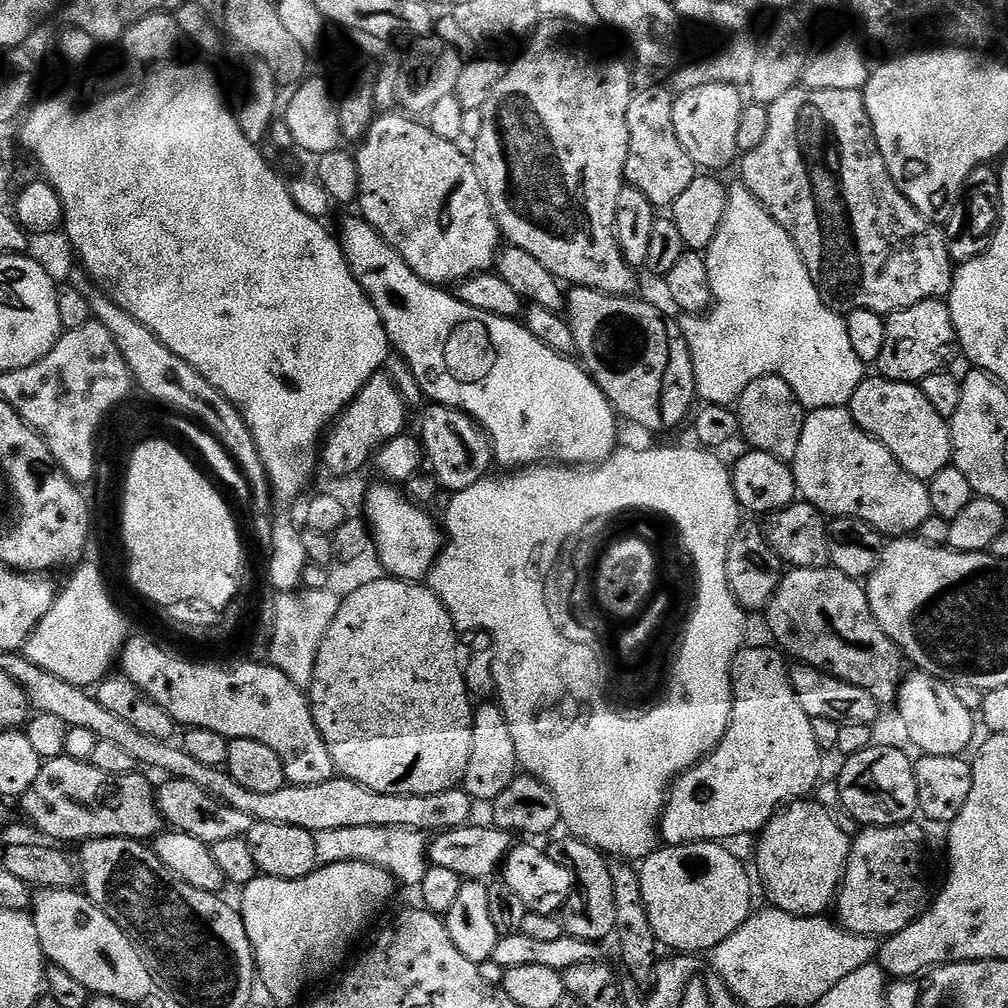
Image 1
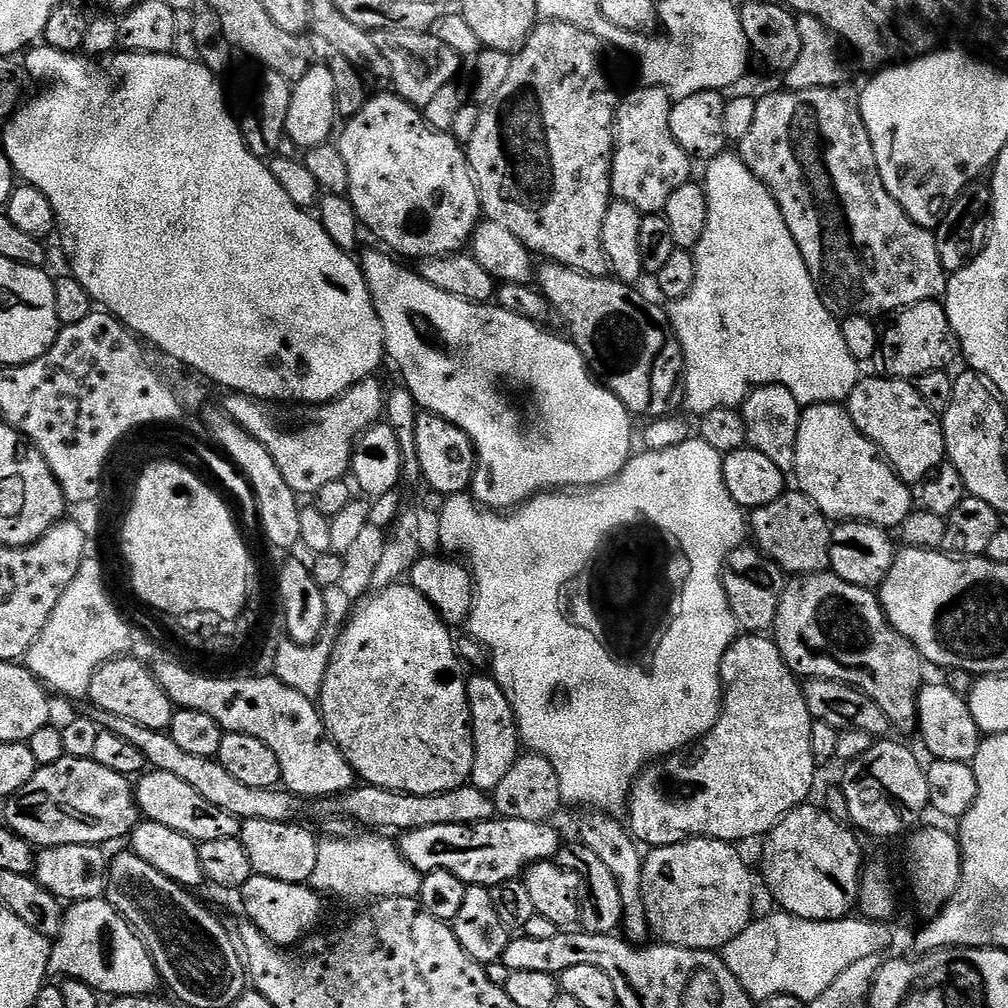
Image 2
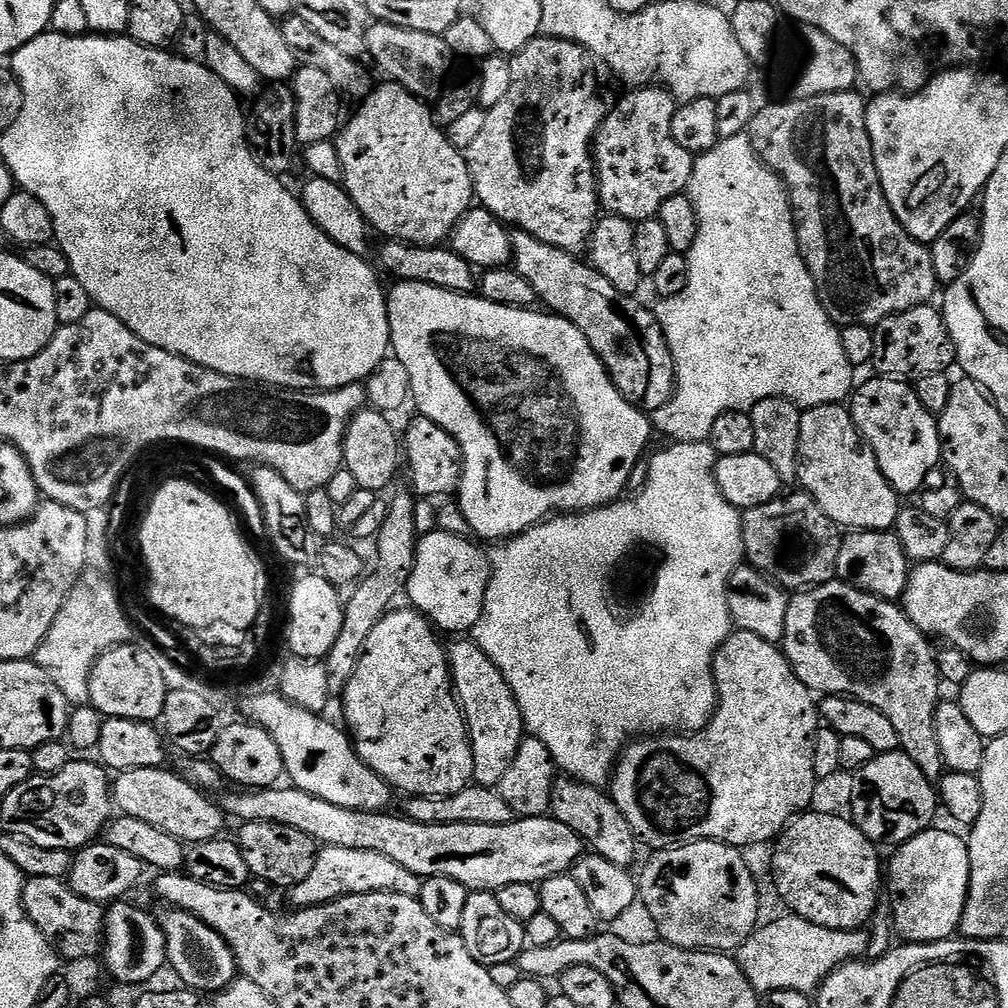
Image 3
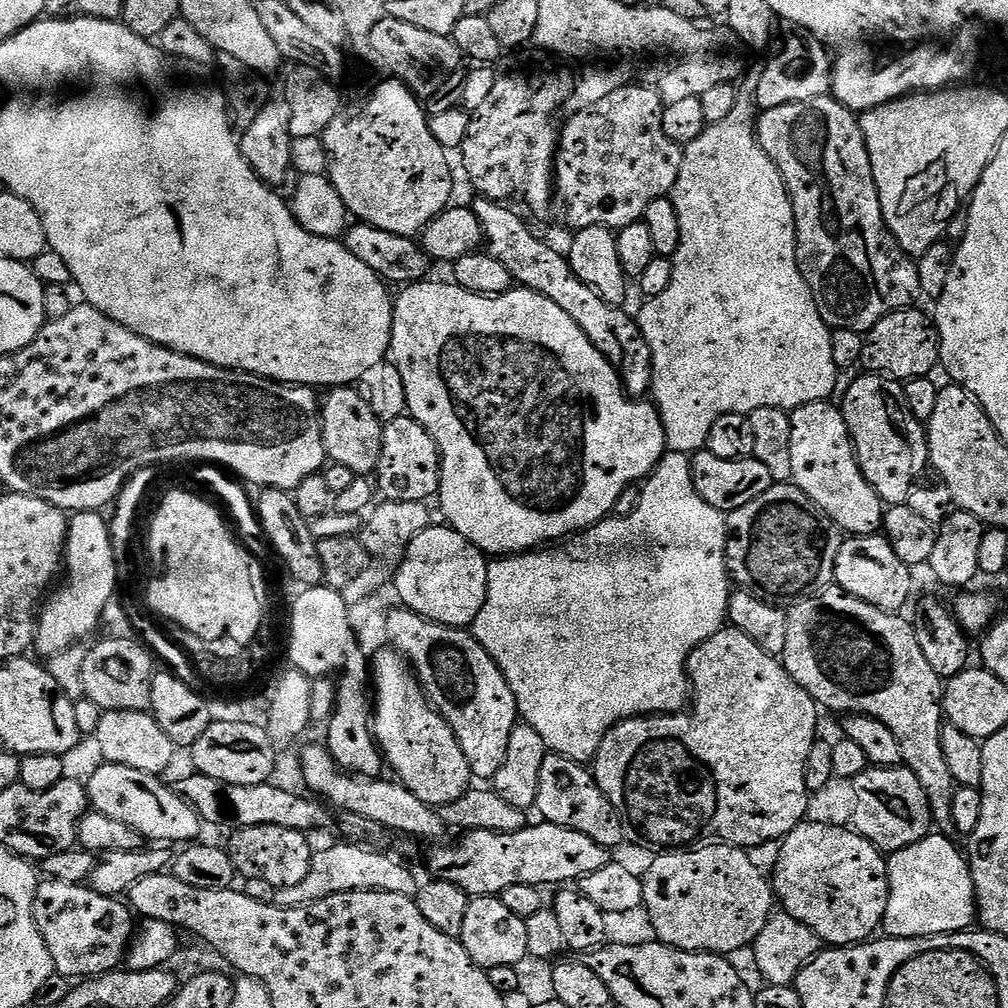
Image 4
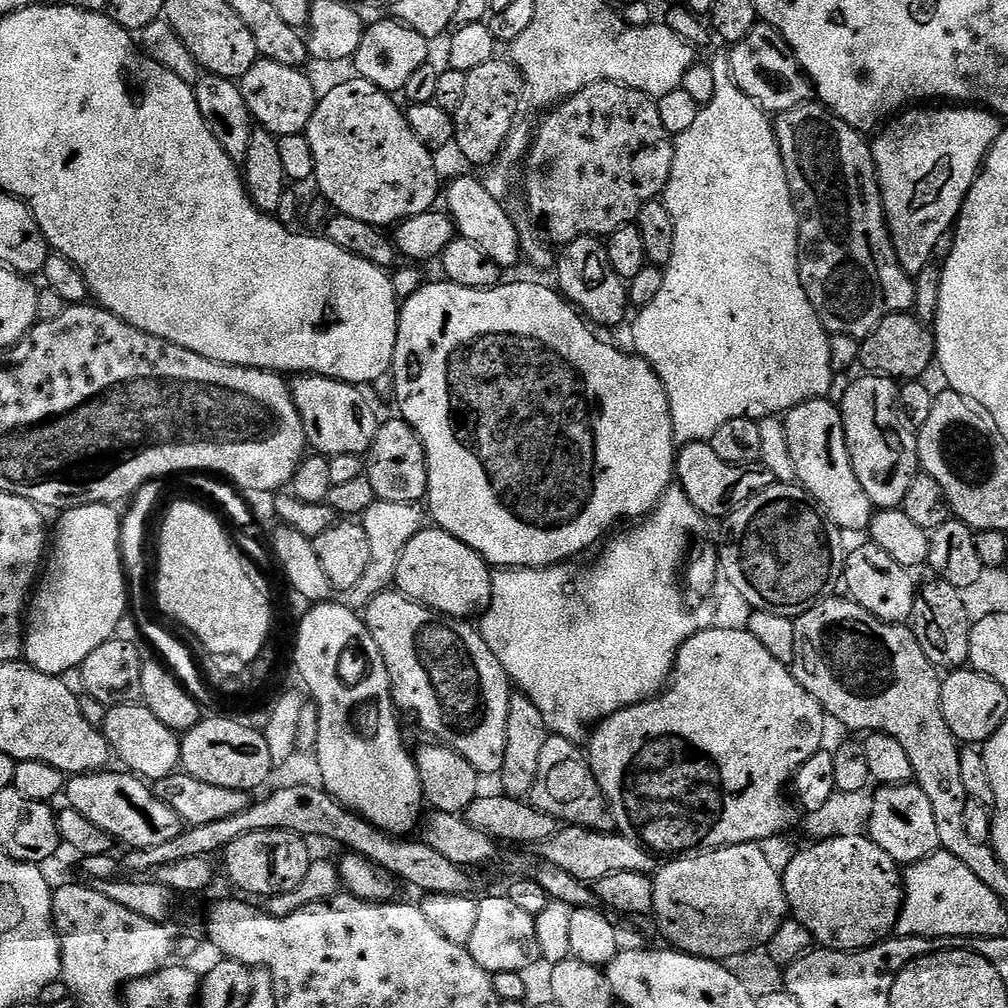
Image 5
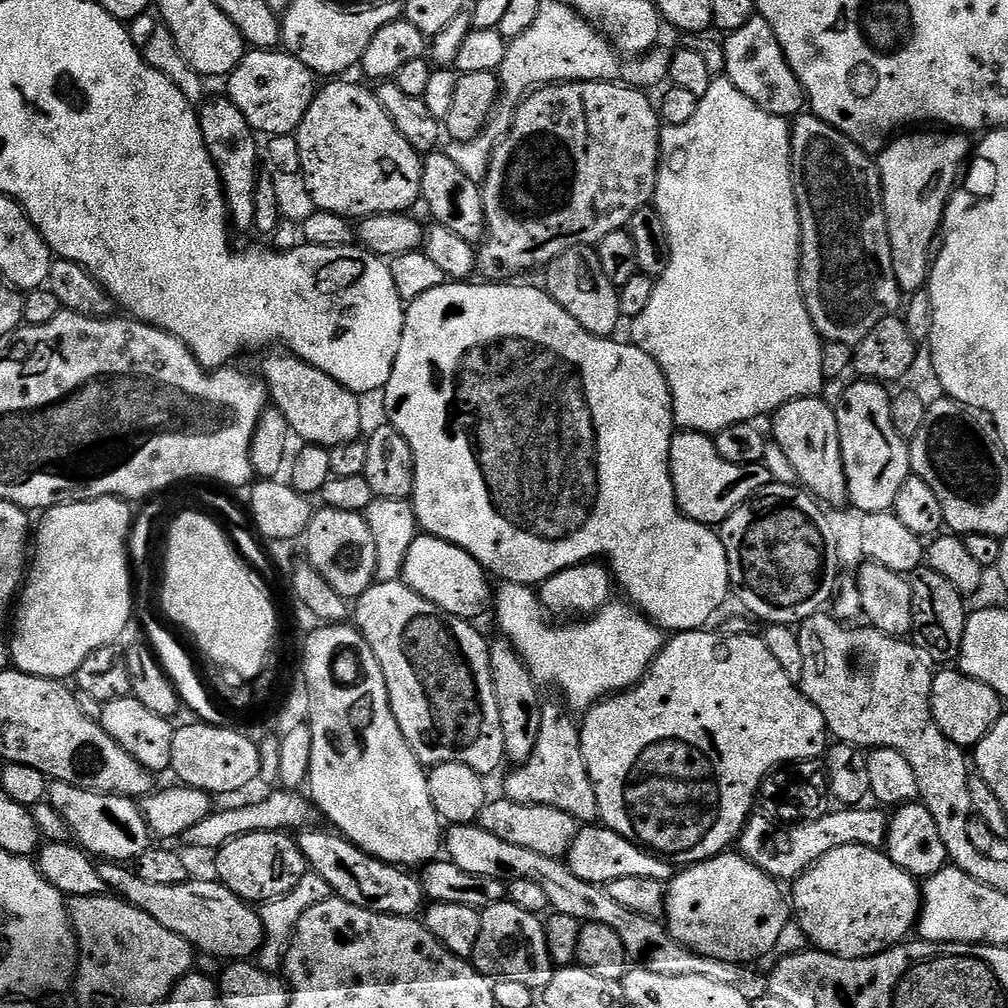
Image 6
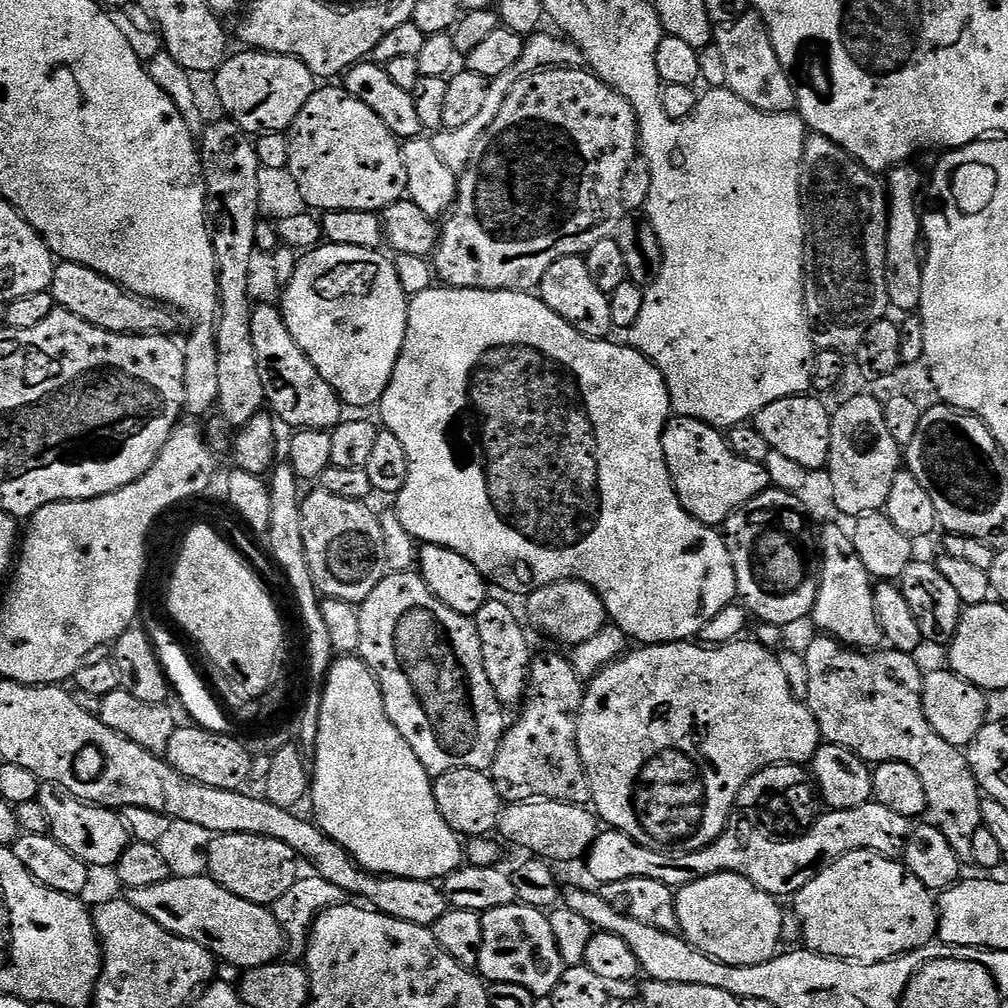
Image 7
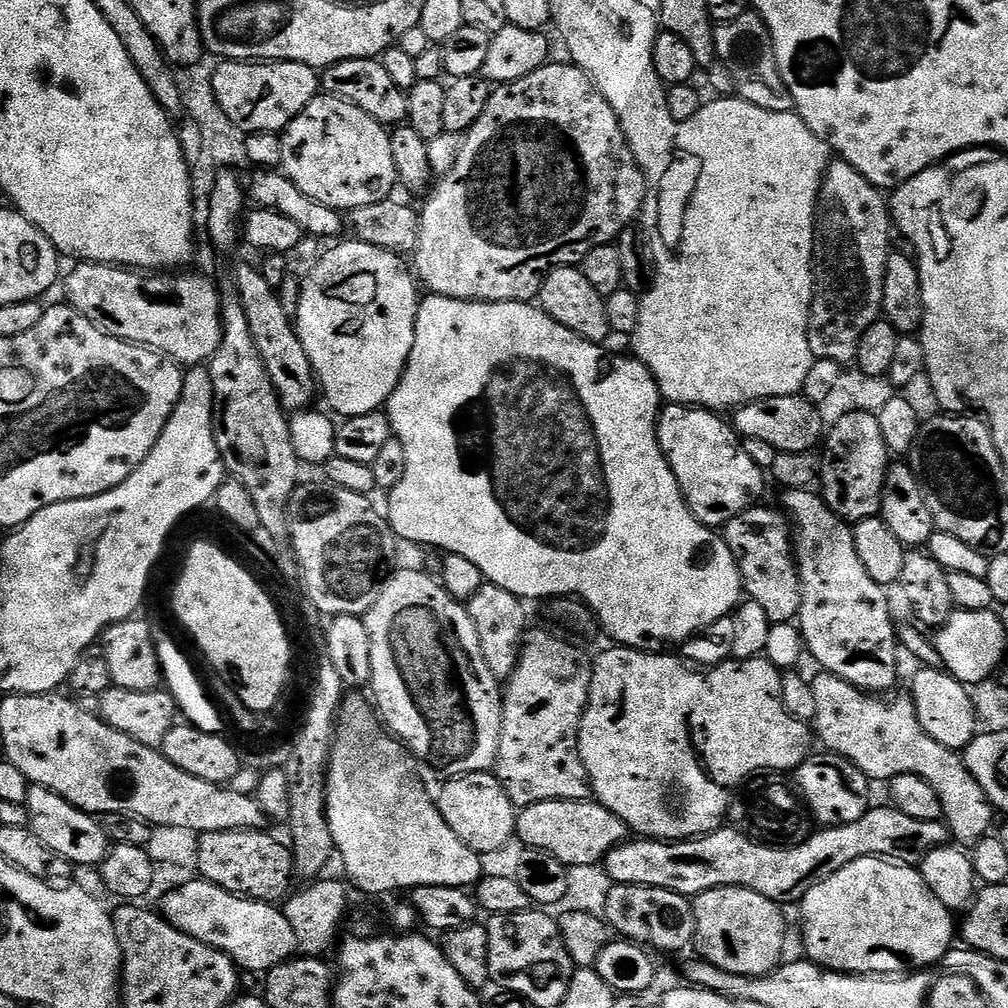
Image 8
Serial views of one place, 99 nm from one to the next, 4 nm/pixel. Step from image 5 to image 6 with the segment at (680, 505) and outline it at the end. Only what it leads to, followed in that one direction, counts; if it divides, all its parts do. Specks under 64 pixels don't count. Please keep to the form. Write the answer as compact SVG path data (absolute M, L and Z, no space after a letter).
M504 582L499 587L500 589L497 587L494 592L499 635L510 641L514 650L518 650L520 659L524 661L537 682L543 682L545 685L553 684L554 687L560 688L561 694L568 699L569 709L587 710L601 700L623 692L625 688L633 688L647 674L649 666L656 661L656 656L666 643L665 633L631 603L609 602L591 618L581 619L579 621L581 624L568 625L570 624L568 622L551 624L552 620L546 615L539 595L529 585Z

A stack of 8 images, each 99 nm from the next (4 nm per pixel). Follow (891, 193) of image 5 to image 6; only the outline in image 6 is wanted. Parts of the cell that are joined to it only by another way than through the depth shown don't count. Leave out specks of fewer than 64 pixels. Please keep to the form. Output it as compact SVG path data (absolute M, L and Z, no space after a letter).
M944 130L913 132L916 132L913 136L897 135L878 153L880 189L888 219L894 278L898 278L898 286L904 294L925 291L934 259L932 243L935 240L937 243L948 200L956 191L962 169L970 156L967 135L949 134Z

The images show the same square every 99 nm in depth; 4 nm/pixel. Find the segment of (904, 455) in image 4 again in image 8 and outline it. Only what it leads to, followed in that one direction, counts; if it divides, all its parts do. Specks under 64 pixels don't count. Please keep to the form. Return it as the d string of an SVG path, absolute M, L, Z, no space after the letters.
M858 411L846 414L827 429L823 448L818 488L830 510L849 522L880 516L880 495L890 467L890 453L886 438L882 438L882 426L878 426L876 413Z

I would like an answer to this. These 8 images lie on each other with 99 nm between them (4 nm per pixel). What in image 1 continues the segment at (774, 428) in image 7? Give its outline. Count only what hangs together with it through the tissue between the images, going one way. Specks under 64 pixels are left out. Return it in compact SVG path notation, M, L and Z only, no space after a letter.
M847 407L817 408L805 415L802 438L798 438L798 454L794 454L790 467L796 476L799 495L819 512L832 518L853 516L876 528L885 537L900 538L905 534L919 533L922 522L932 515L927 483L907 472L894 458L894 454L886 450L886 446L863 432Z

